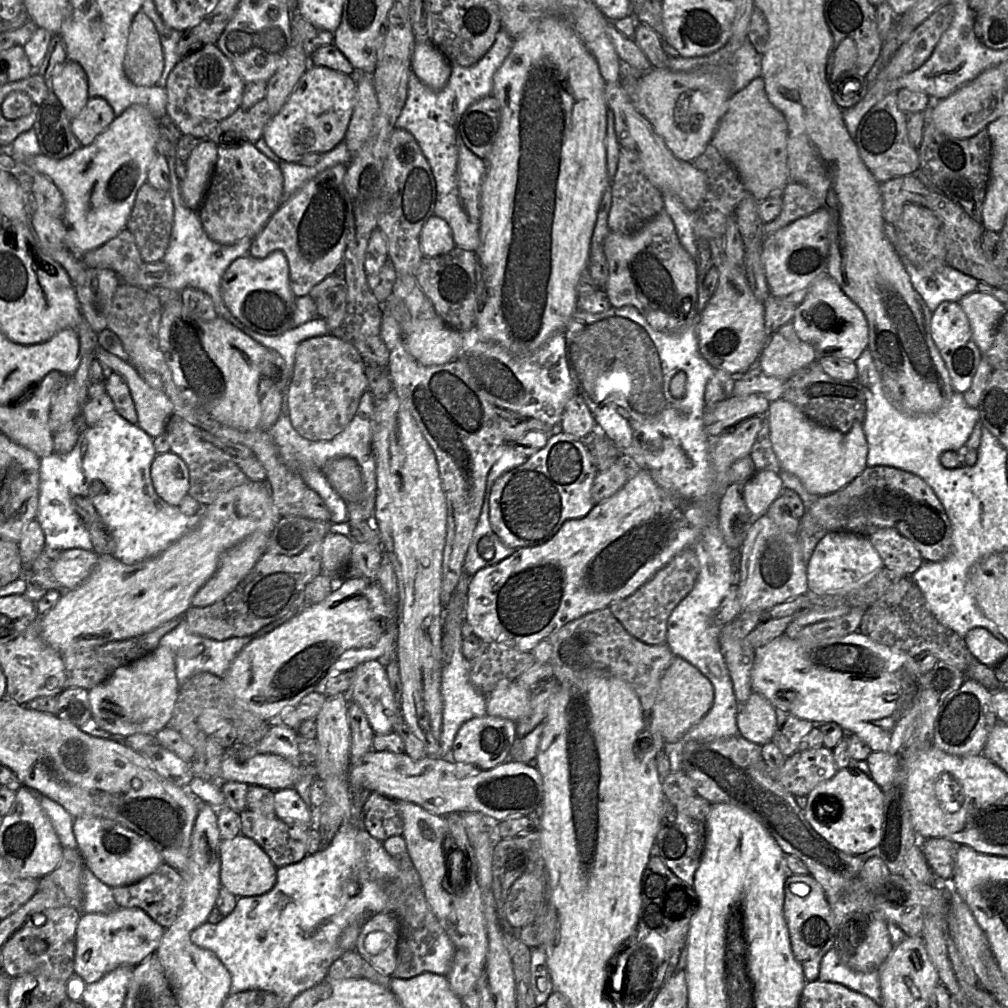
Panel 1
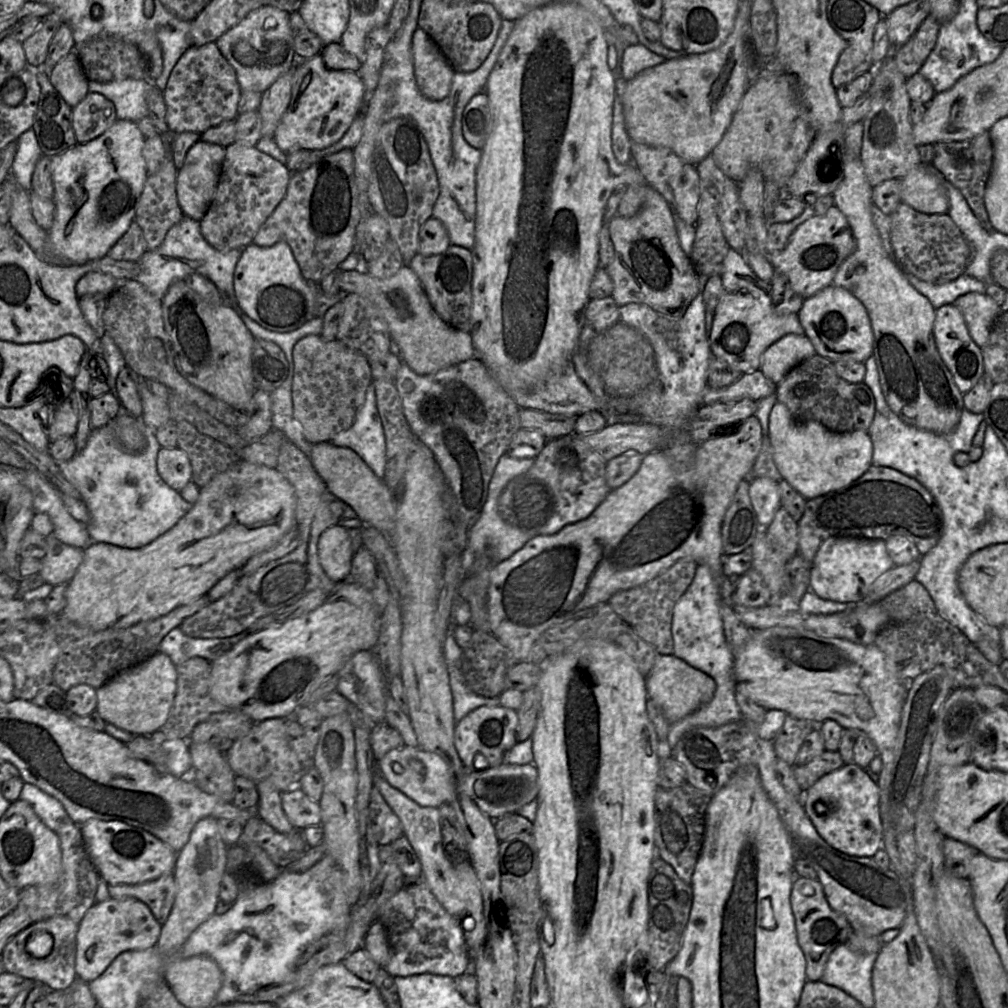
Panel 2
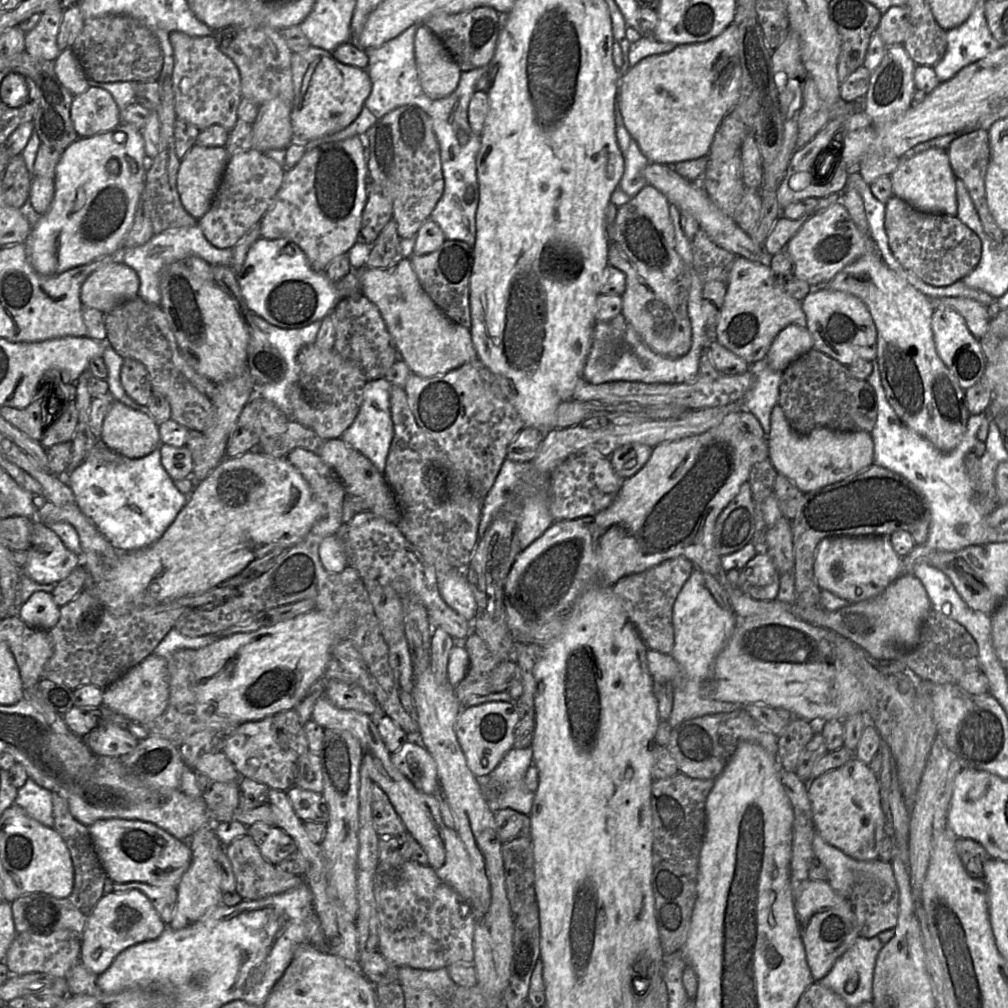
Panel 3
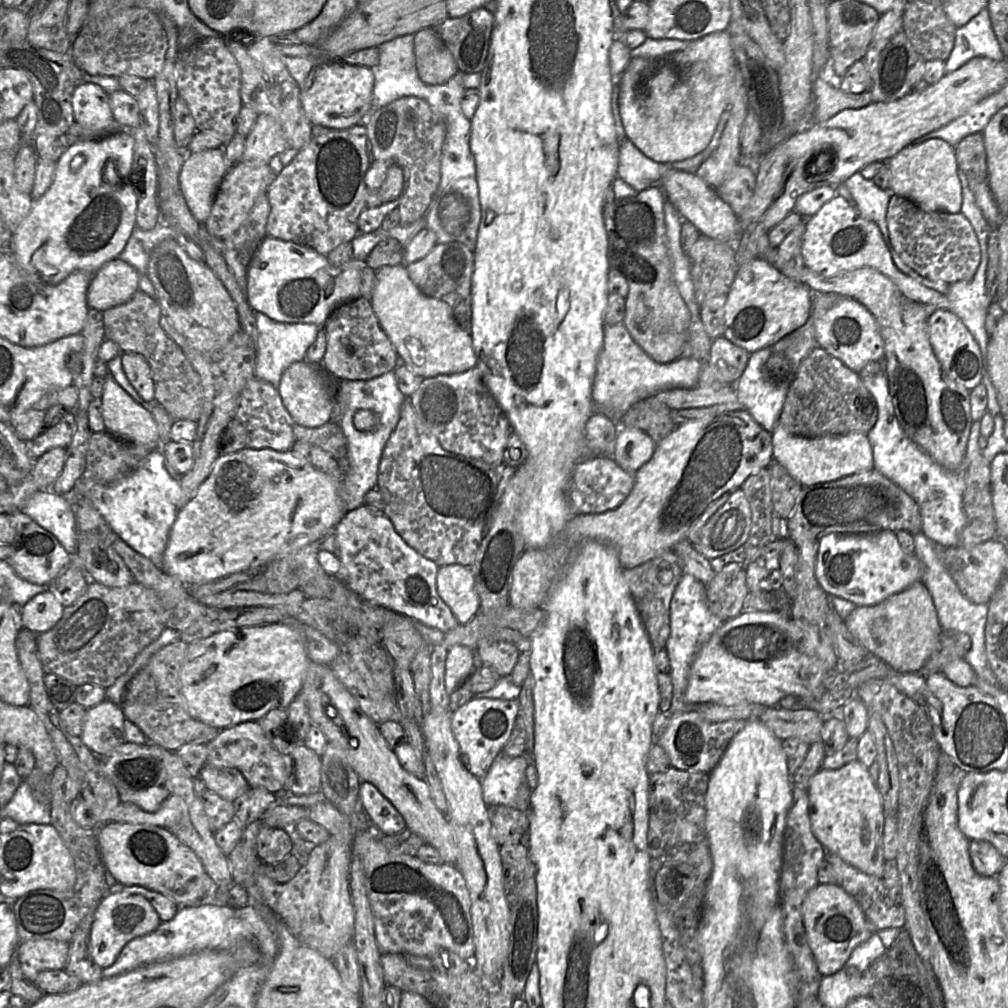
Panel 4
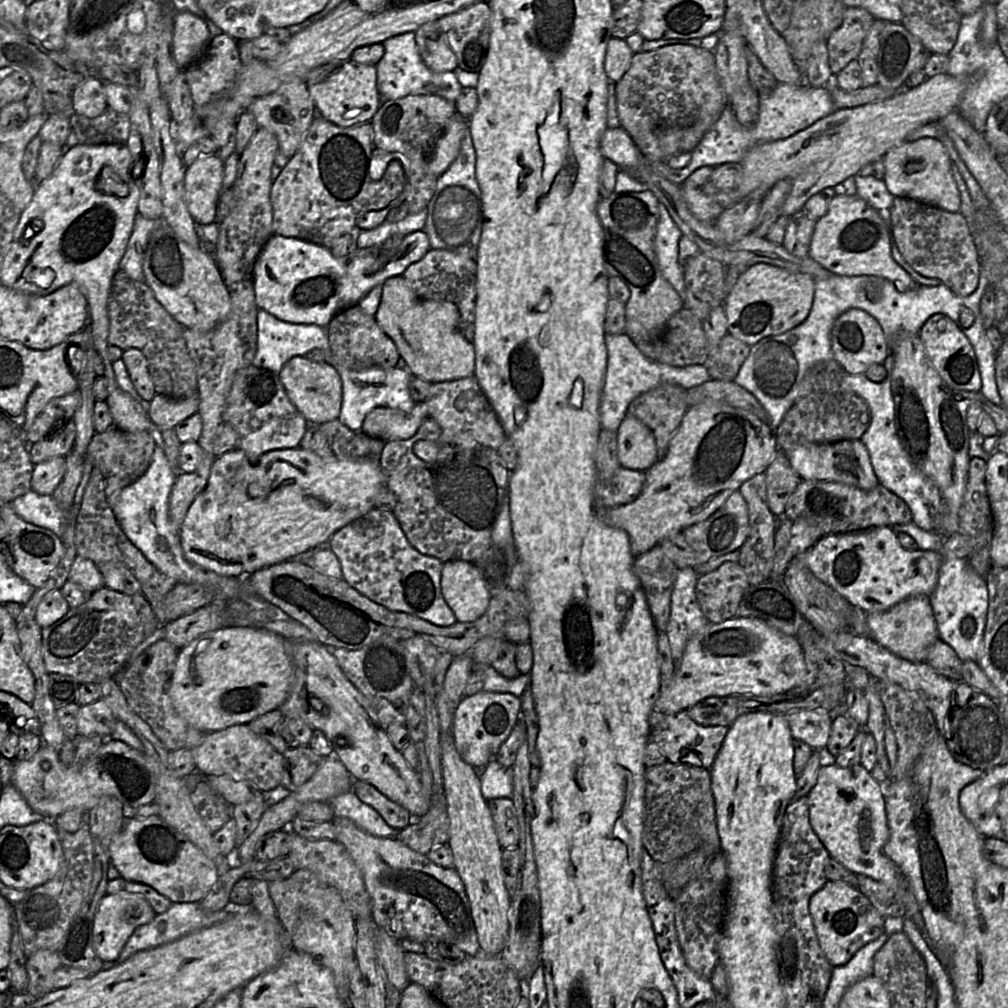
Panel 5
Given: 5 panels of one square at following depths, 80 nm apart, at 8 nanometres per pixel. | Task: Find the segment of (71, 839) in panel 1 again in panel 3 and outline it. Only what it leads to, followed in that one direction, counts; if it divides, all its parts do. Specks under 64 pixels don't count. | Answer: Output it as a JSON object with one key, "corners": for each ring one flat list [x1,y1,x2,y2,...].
{"corners":[[32,778,17,790,14,804,21,807,33,819,53,827,52,792,38,785]]}

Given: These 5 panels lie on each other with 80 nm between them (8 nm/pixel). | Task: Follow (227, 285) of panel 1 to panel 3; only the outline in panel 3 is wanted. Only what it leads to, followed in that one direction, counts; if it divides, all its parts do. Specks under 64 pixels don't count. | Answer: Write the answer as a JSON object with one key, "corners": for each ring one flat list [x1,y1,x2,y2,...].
{"corners":[[259,238,249,249,237,281,248,309,268,323,284,329,322,321,342,299,361,294,355,269,352,268,339,281,332,282,324,272,313,270,303,251,286,239]]}

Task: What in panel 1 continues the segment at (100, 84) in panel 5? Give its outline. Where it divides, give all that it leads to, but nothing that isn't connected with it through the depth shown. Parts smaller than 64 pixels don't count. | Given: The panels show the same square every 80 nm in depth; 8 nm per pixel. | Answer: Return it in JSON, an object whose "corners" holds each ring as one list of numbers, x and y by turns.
{"corners":[[101,97,89,98,81,112,72,119,71,129,81,146,90,145,115,119,110,104]]}

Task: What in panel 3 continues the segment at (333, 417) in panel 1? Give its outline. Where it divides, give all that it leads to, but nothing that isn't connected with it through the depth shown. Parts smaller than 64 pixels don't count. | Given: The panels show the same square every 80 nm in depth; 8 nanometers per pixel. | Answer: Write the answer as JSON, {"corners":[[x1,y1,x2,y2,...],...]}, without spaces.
{"corners":[[315,343,304,346,297,355,300,368,299,384,315,412,312,430,323,440,340,438,356,419,368,380,354,362,333,349,323,350]]}

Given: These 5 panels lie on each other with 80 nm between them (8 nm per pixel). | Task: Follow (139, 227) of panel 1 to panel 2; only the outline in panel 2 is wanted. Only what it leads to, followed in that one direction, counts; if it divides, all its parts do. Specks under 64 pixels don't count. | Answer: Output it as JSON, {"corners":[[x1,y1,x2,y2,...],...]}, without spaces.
{"corners":[[165,151,165,157,160,169,148,175,141,196,138,200,134,221,143,231,147,243,147,250,157,249,165,239,170,228,183,218,184,214,178,204,176,180,178,170,175,167,173,152]]}

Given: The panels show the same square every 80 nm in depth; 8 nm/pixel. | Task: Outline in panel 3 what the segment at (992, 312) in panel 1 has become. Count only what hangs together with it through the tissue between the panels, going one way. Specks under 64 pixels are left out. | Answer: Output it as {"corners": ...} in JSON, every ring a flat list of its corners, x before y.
{"corners":[[963,297,929,298,934,310,950,308,958,312,965,320,972,335,980,340,988,331,990,316,987,307,981,303]]}

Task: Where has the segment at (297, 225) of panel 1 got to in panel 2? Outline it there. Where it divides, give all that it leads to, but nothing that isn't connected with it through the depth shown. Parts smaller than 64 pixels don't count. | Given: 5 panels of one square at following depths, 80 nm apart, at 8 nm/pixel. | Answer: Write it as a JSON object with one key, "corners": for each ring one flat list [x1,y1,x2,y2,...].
{"corners":[[347,148,325,156,306,170,290,173,285,197,261,225,252,243,271,247,278,242,286,242,304,279,318,284,354,251,359,221,354,152]]}

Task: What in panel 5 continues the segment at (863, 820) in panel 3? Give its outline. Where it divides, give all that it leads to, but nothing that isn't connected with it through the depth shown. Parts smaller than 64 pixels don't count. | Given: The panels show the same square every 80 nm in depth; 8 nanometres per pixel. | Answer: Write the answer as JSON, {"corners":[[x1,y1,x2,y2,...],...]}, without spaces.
{"corners":[[833,763,820,766,817,781,807,797,810,825,830,857,856,875,868,876,894,888,905,905,905,918,910,919,917,929,923,929,927,945,935,954,922,913,908,891,907,879,883,850,889,838,884,787,861,764,840,767]]}

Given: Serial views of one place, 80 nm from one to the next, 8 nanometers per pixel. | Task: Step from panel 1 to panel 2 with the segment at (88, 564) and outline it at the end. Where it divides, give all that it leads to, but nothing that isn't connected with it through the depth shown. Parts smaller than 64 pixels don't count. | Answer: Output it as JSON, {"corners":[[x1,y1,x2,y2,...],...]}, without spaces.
{"corners":[[52,533,45,537,46,555,39,572,47,584,68,584,84,559,84,549,67,545]]}

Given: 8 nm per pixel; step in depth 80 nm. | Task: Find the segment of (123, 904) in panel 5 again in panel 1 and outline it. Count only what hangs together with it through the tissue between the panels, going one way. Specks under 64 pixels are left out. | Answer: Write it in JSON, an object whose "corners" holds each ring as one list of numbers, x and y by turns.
{"corners":[[119,907,110,913,82,913,76,930,74,973,90,984,119,966,134,967,155,953,164,932,164,927,137,907]]}

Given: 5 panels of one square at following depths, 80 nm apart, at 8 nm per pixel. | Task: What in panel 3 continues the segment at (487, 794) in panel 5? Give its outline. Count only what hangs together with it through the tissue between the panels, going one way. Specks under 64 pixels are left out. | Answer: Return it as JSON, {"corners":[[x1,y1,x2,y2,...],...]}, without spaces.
{"corners":[[511,748,490,773,502,787,502,793,491,804,491,809,510,808,527,816,530,815,534,792,525,783,527,769,533,764,533,751,527,748]]}

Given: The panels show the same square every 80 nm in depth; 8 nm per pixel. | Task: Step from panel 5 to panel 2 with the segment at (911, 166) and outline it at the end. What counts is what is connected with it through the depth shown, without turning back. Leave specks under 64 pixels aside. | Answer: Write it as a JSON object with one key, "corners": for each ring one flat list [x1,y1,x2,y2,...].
{"corners":[[920,164,901,178,900,196,902,202,919,212,926,214,946,214,949,201,946,190,942,184,944,178,930,164]]}

